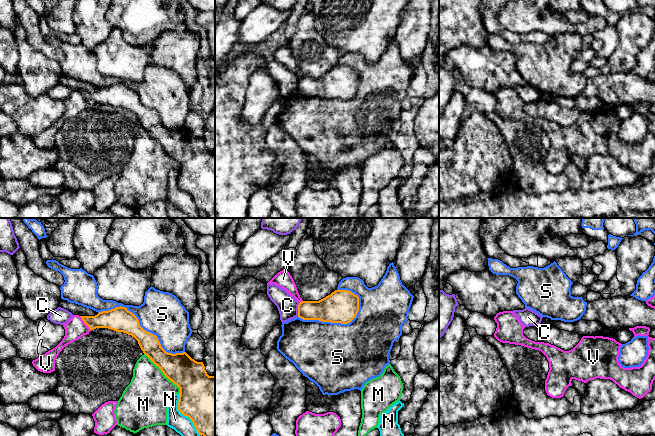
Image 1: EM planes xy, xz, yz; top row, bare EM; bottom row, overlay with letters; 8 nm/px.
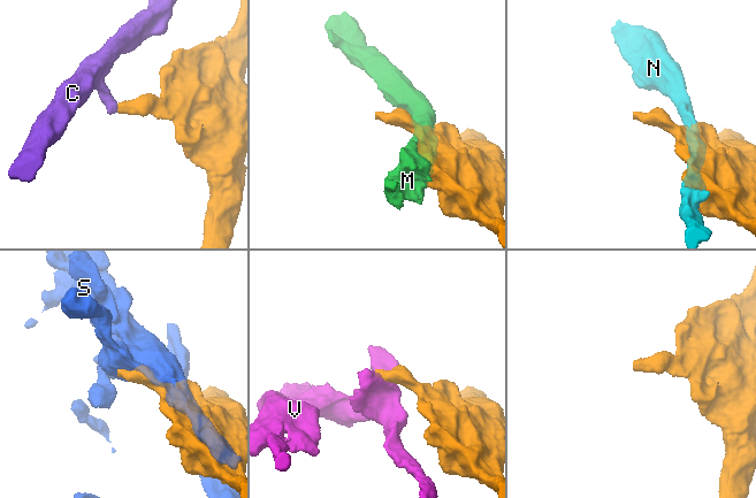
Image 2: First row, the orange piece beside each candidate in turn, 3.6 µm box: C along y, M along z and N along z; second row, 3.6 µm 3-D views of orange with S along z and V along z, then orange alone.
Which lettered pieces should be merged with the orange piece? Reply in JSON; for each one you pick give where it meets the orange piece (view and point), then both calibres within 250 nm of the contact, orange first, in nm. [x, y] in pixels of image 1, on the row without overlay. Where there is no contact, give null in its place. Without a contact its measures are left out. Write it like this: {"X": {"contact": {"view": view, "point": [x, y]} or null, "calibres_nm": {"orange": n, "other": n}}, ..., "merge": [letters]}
{"merge": []}

